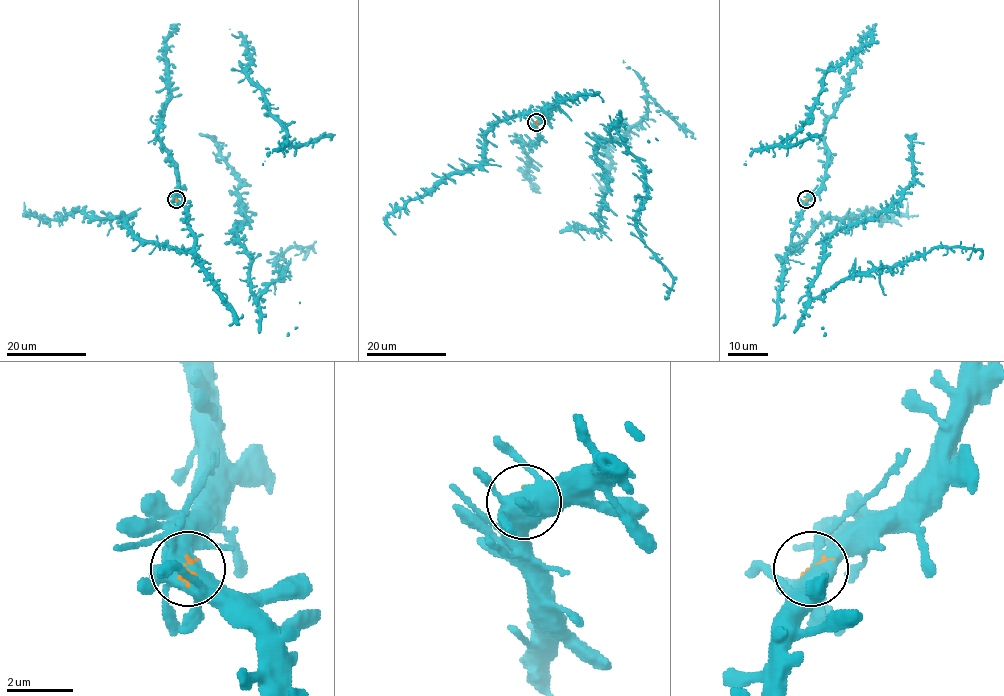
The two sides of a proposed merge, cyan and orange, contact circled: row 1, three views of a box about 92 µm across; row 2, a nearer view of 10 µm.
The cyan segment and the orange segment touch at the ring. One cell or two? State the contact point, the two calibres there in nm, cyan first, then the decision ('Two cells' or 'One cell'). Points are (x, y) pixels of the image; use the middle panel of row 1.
Place: (536, 122). Thickness 480 nm (cyan) against 130 nm. Two cells

